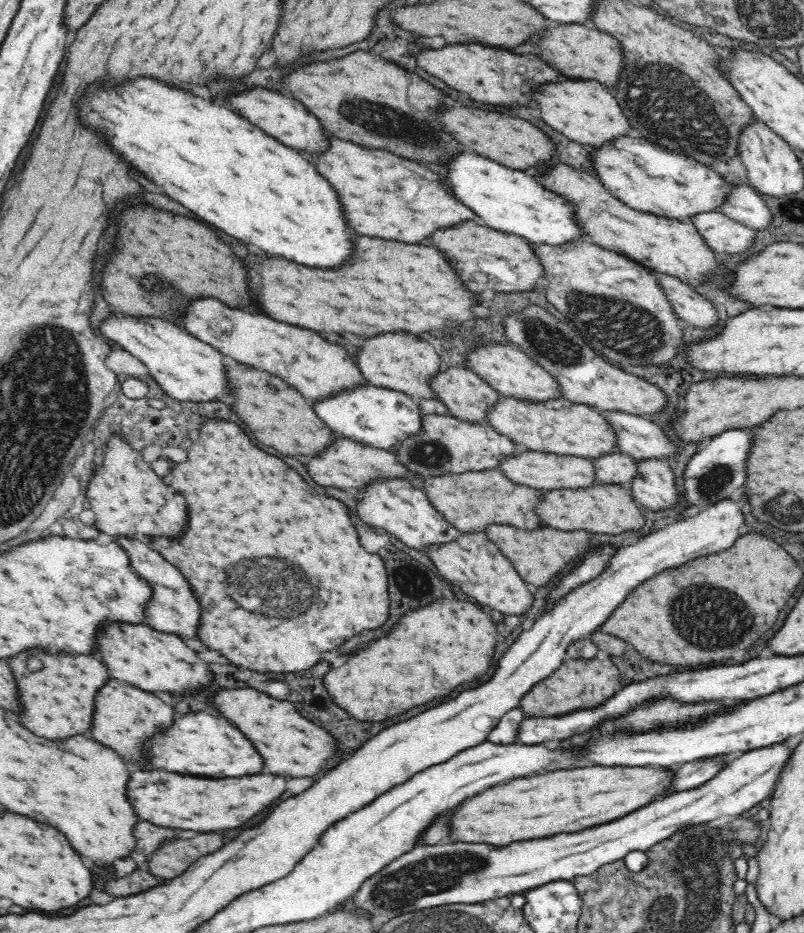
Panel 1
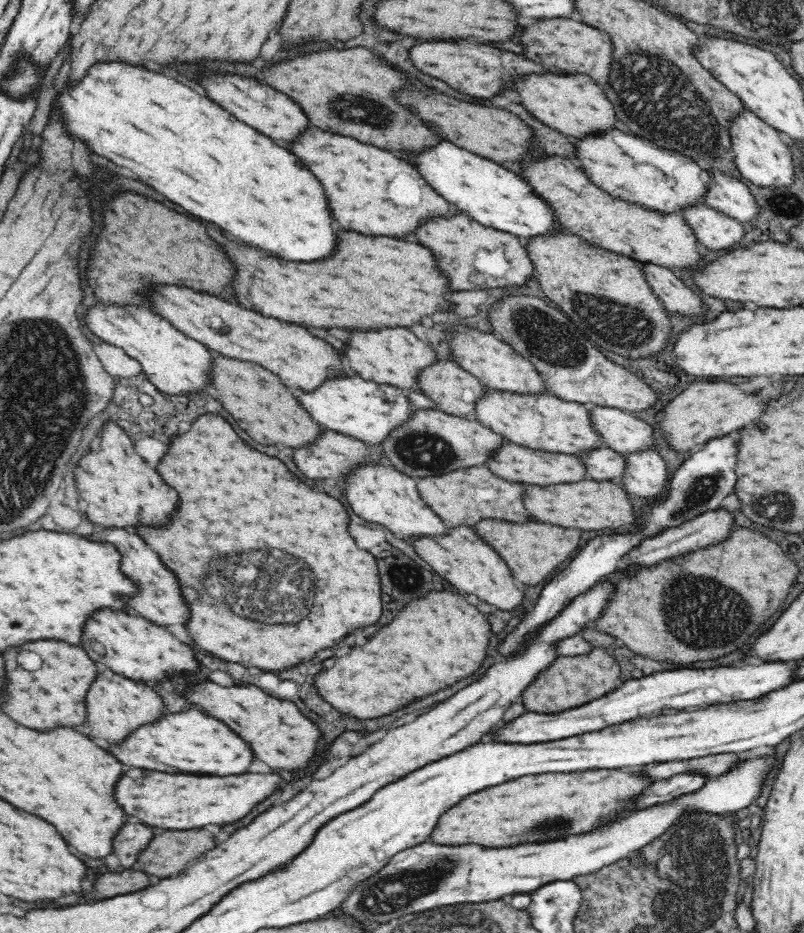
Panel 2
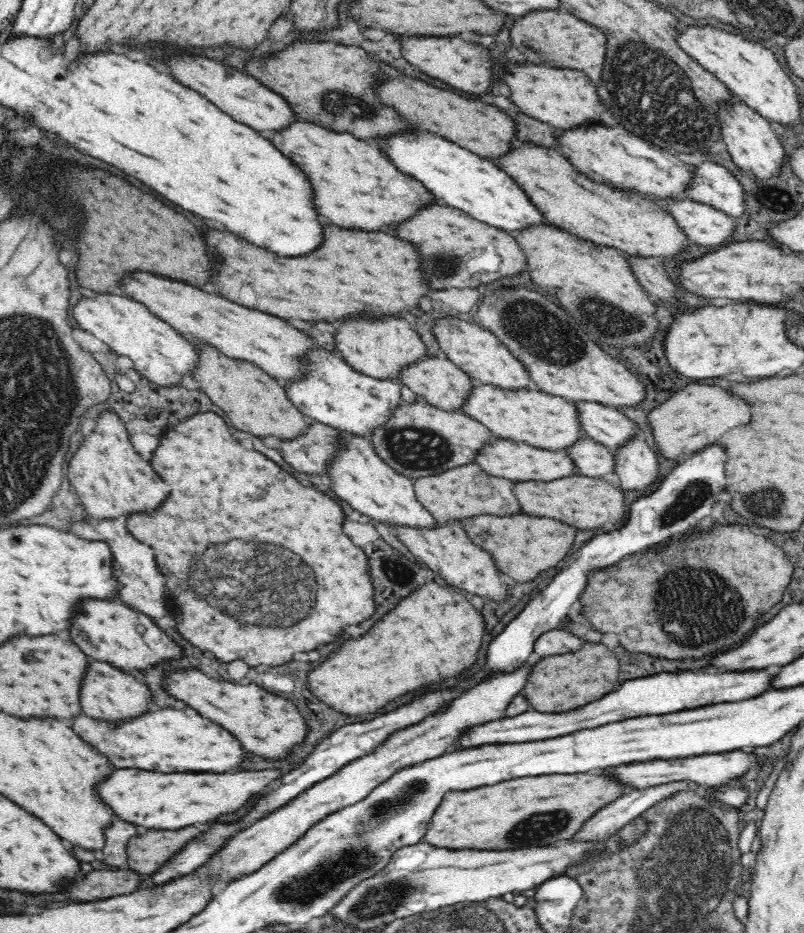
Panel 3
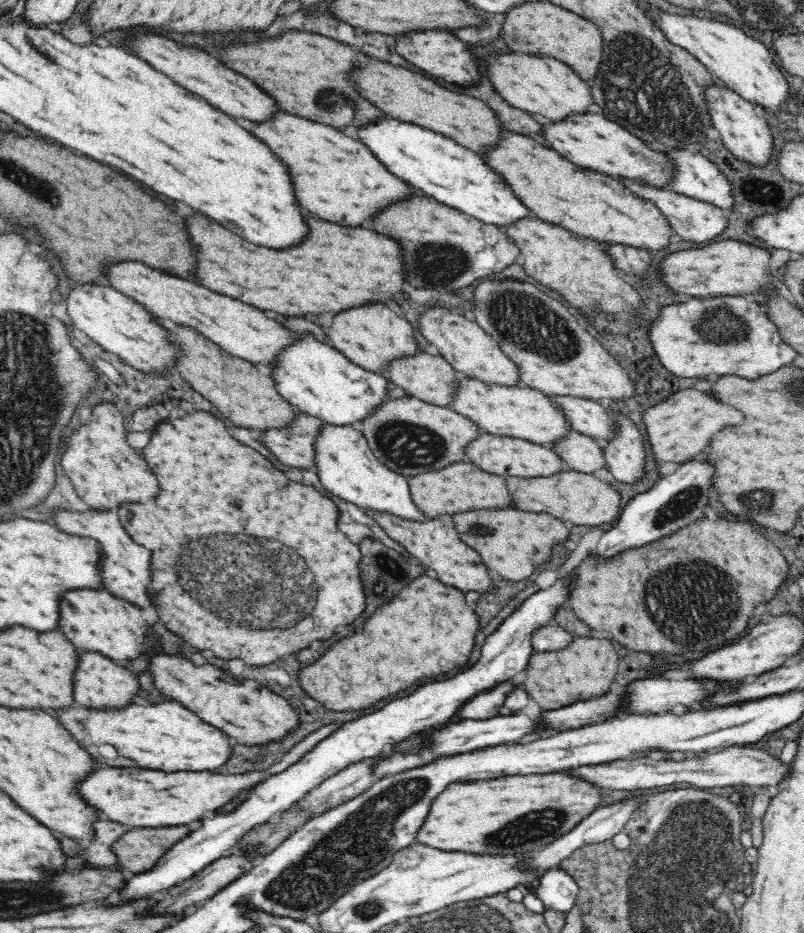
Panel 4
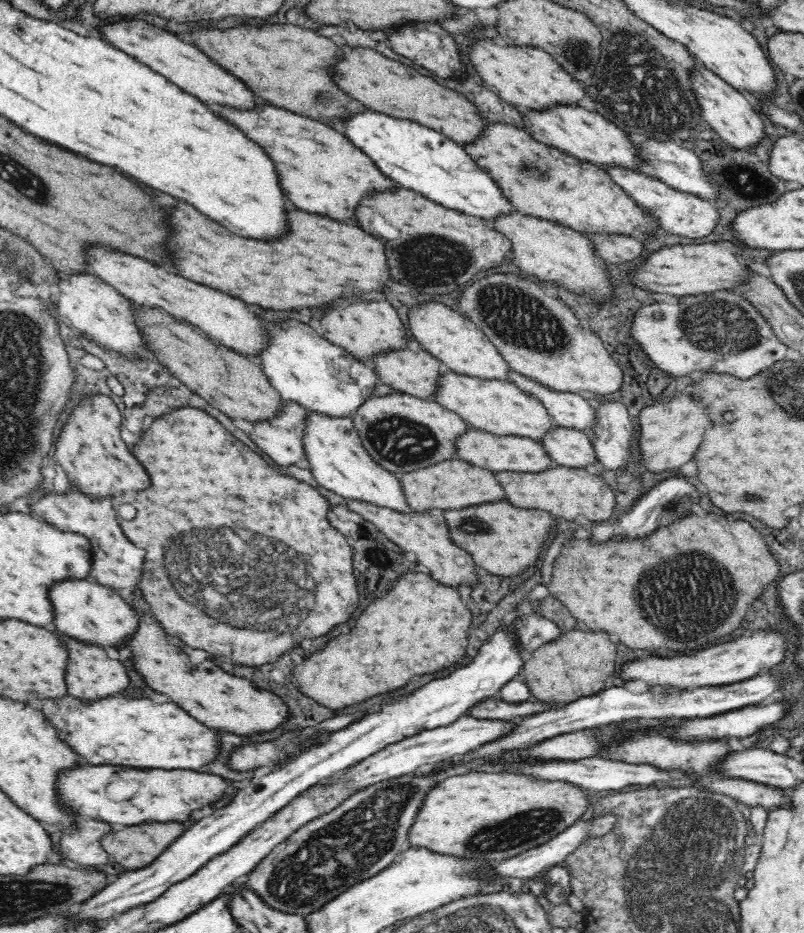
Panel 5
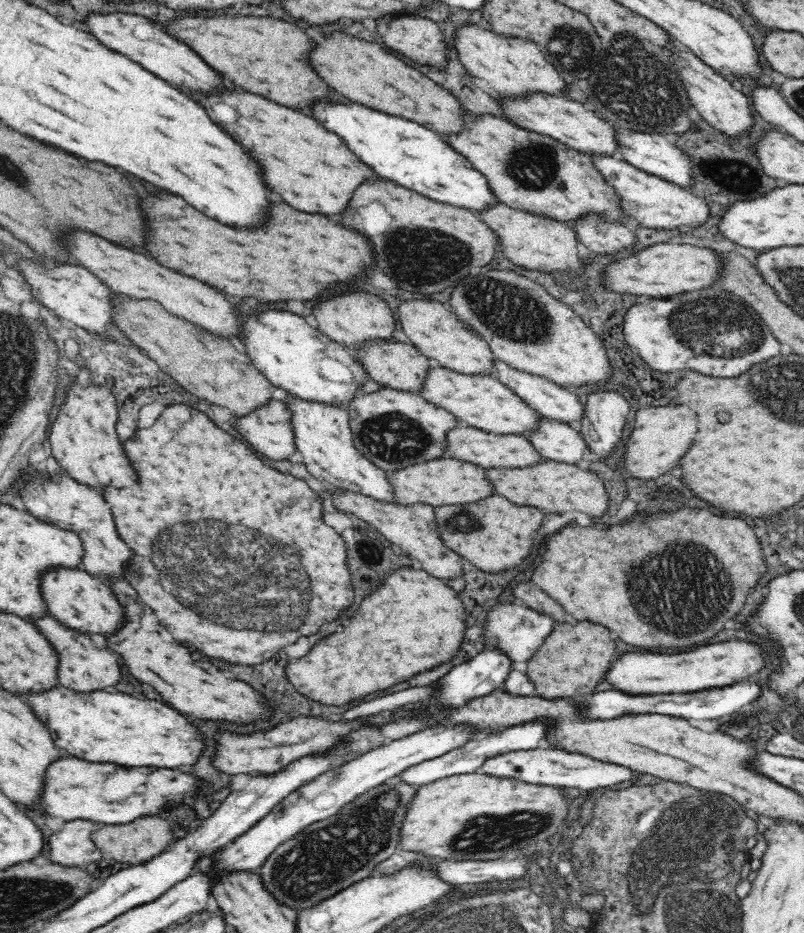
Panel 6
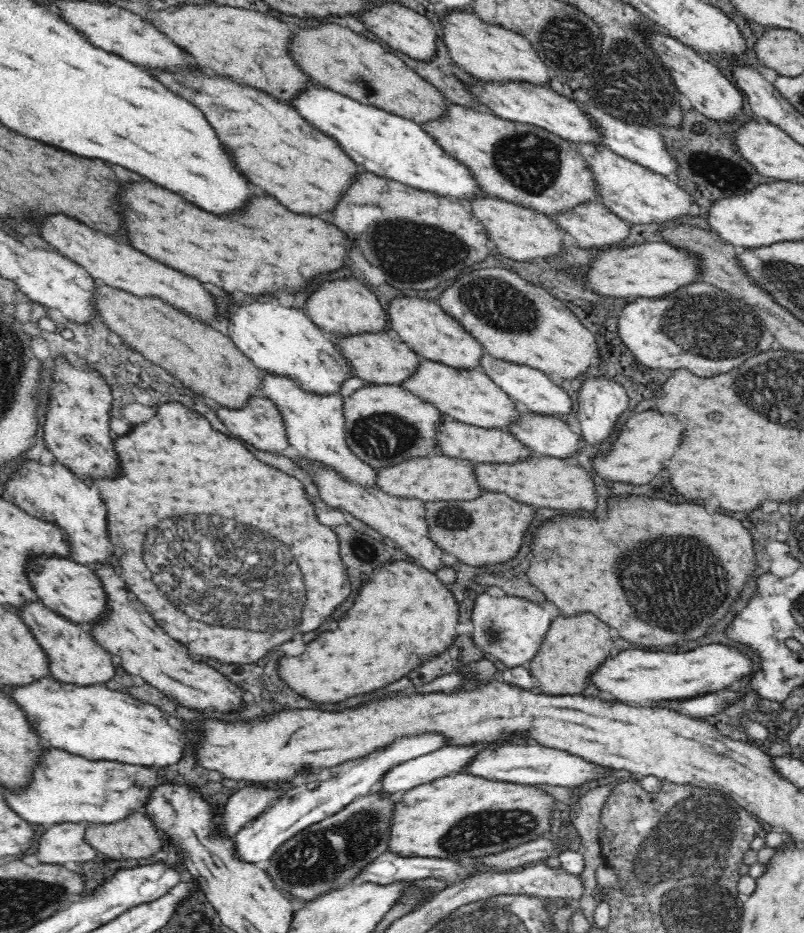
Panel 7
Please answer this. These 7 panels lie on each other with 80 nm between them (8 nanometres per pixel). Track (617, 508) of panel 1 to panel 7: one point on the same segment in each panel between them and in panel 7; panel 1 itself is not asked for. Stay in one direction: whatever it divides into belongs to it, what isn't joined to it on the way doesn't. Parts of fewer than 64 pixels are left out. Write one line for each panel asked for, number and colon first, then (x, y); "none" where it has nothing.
2: (590, 505)
3: (585, 503)
4: (578, 499)
5: (568, 492)
6: (552, 487)
7: (547, 482)

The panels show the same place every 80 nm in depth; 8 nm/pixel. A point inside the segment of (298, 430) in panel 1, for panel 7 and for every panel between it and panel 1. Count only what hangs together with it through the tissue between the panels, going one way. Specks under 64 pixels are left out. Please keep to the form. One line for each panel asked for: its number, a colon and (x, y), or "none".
2: (257, 400)
3: (253, 400)
4: (245, 394)
5: (236, 385)
6: (211, 368)
7: (207, 362)

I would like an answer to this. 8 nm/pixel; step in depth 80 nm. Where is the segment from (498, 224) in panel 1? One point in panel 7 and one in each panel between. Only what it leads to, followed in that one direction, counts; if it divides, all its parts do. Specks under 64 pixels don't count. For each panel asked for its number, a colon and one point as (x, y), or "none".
2: (494, 195)
3: (459, 178)
4: (437, 166)
5: (418, 158)
6: (414, 156)
7: (392, 147)

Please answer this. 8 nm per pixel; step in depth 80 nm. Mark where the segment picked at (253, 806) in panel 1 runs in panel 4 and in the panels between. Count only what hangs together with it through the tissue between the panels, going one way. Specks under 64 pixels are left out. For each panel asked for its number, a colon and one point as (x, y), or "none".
2: (172, 802)
3: (154, 801)
4: (149, 798)

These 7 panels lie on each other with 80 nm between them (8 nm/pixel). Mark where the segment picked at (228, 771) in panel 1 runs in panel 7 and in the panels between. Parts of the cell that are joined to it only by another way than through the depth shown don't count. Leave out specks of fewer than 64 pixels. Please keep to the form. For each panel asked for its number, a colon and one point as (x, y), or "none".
2: (192, 742)
3: (169, 740)
4: (167, 737)
5: (140, 733)
6: (102, 726)
7: (94, 721)

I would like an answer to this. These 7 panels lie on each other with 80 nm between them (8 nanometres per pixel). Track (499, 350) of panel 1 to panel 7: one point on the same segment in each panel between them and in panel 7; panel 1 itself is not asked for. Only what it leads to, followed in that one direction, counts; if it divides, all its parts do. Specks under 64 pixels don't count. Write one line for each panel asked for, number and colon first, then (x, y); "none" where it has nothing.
2: (495, 364)
3: (477, 351)
4: (474, 353)
5: (447, 334)
6: (431, 326)
7: (423, 324)

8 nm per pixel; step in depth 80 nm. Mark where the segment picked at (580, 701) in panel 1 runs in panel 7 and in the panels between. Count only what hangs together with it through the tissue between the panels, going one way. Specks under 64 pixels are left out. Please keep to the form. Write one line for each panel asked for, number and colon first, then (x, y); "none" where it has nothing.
2: (570, 682)
3: (558, 683)
4: (586, 669)
5: (579, 664)
6: (575, 658)
7: (573, 647)

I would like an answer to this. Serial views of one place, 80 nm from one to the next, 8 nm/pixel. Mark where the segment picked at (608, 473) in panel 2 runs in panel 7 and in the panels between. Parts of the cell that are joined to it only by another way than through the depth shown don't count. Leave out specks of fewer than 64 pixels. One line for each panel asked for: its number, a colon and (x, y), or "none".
3: (594, 460)
4: (582, 453)
5: (571, 448)
6: (555, 441)
7: (547, 435)

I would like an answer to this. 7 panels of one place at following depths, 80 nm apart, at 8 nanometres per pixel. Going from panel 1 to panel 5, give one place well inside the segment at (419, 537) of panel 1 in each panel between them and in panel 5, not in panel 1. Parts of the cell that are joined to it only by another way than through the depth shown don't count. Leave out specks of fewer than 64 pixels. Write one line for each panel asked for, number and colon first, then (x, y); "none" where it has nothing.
2: (381, 495)
3: (361, 478)
4: (348, 469)
5: (338, 460)

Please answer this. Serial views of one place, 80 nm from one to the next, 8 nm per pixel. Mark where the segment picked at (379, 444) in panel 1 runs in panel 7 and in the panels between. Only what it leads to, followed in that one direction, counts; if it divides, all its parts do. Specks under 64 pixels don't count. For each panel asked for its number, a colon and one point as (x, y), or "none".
2: (349, 405)
3: (333, 393)
4: (318, 380)
5: (303, 367)
6: (299, 361)
7: (280, 341)

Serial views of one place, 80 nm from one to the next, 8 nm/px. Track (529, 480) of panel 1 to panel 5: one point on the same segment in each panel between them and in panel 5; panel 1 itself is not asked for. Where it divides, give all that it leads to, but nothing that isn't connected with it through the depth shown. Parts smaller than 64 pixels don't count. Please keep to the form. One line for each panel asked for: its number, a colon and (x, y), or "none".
2: (515, 463)
3: (517, 461)
4: (502, 456)
5: (494, 453)

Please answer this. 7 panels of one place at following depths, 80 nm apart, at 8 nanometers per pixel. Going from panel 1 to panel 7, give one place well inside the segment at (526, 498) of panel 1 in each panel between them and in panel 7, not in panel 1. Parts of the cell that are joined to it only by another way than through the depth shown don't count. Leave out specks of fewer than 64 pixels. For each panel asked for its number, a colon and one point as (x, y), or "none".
2: (465, 497)
3: (468, 491)
4: (460, 487)
5: (456, 484)
6: (445, 481)
7: (439, 478)

